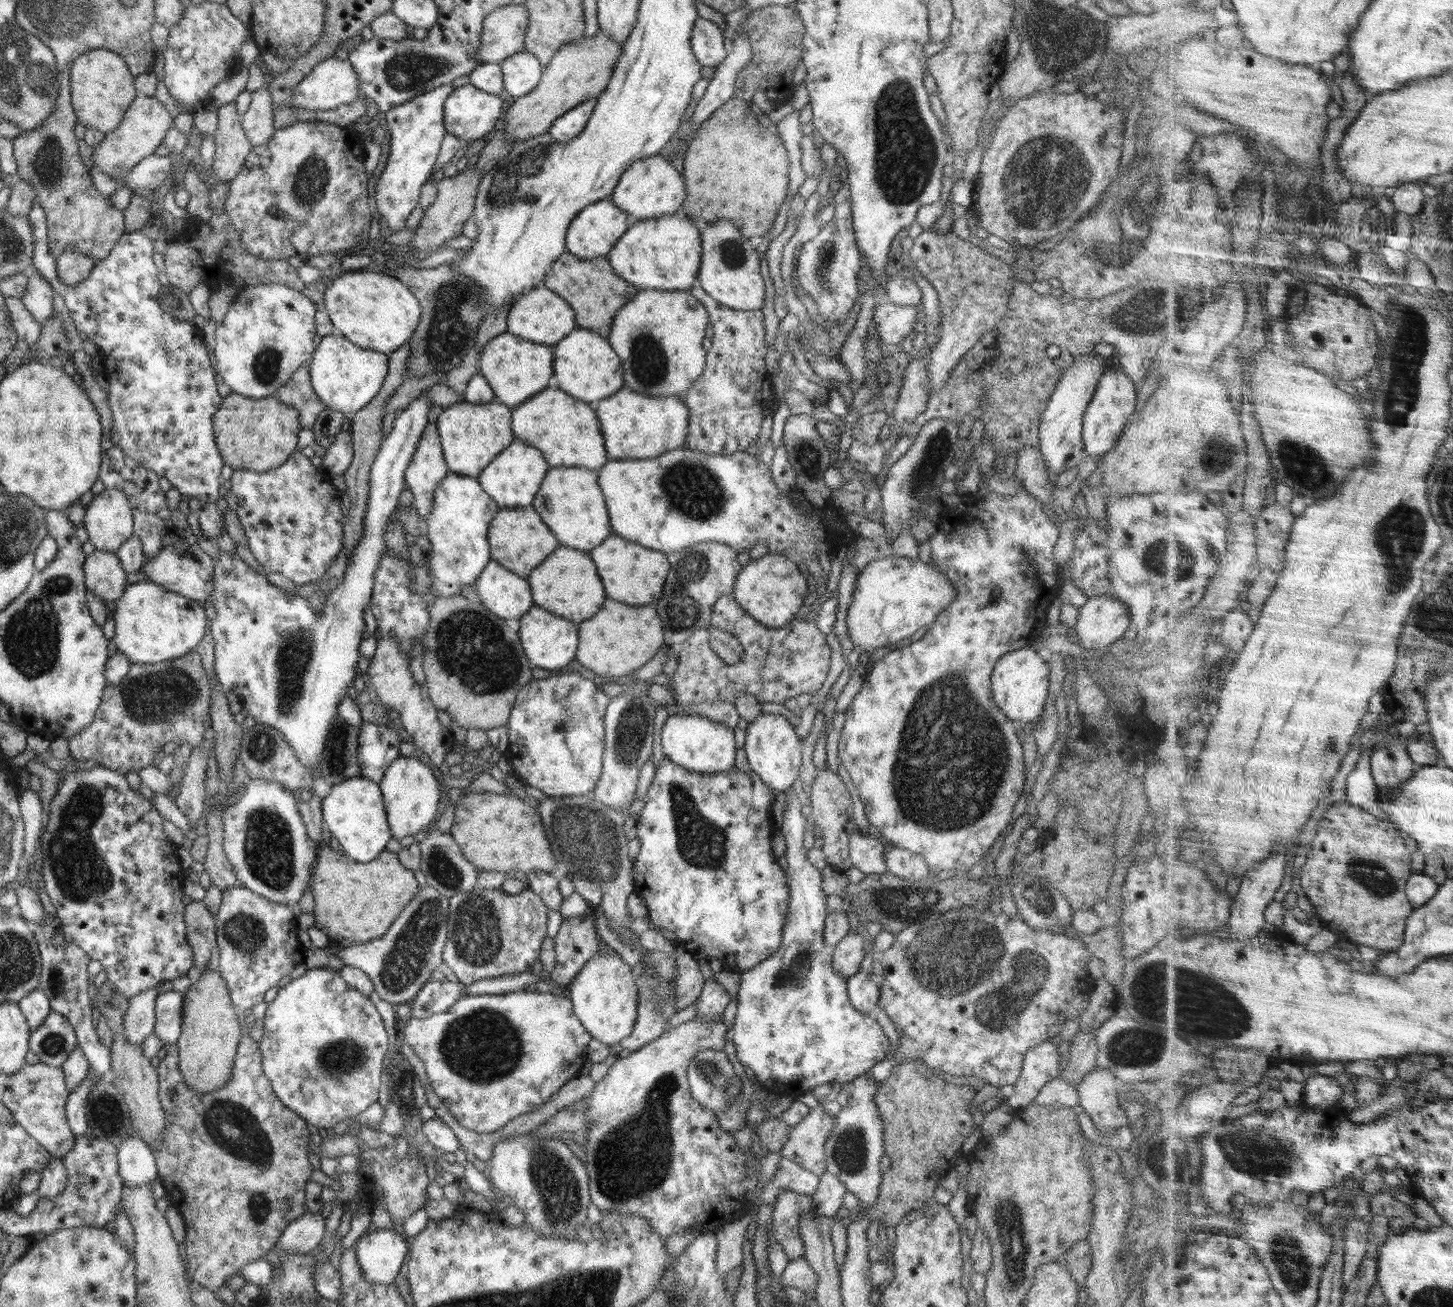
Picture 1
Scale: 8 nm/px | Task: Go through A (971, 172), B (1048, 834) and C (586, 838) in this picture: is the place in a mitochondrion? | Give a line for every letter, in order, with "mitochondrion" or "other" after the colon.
A: other
B: other
C: mitochondrion

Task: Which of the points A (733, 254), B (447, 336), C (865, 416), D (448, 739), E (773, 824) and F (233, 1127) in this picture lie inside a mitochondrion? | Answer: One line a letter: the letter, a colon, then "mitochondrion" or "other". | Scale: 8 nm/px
A: mitochondrion
B: mitochondrion
C: other
D: other
E: other
F: mitochondrion

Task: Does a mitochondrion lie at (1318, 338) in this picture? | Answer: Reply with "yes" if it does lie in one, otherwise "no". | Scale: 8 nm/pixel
no

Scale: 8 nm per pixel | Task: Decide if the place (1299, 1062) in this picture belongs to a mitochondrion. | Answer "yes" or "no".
no

